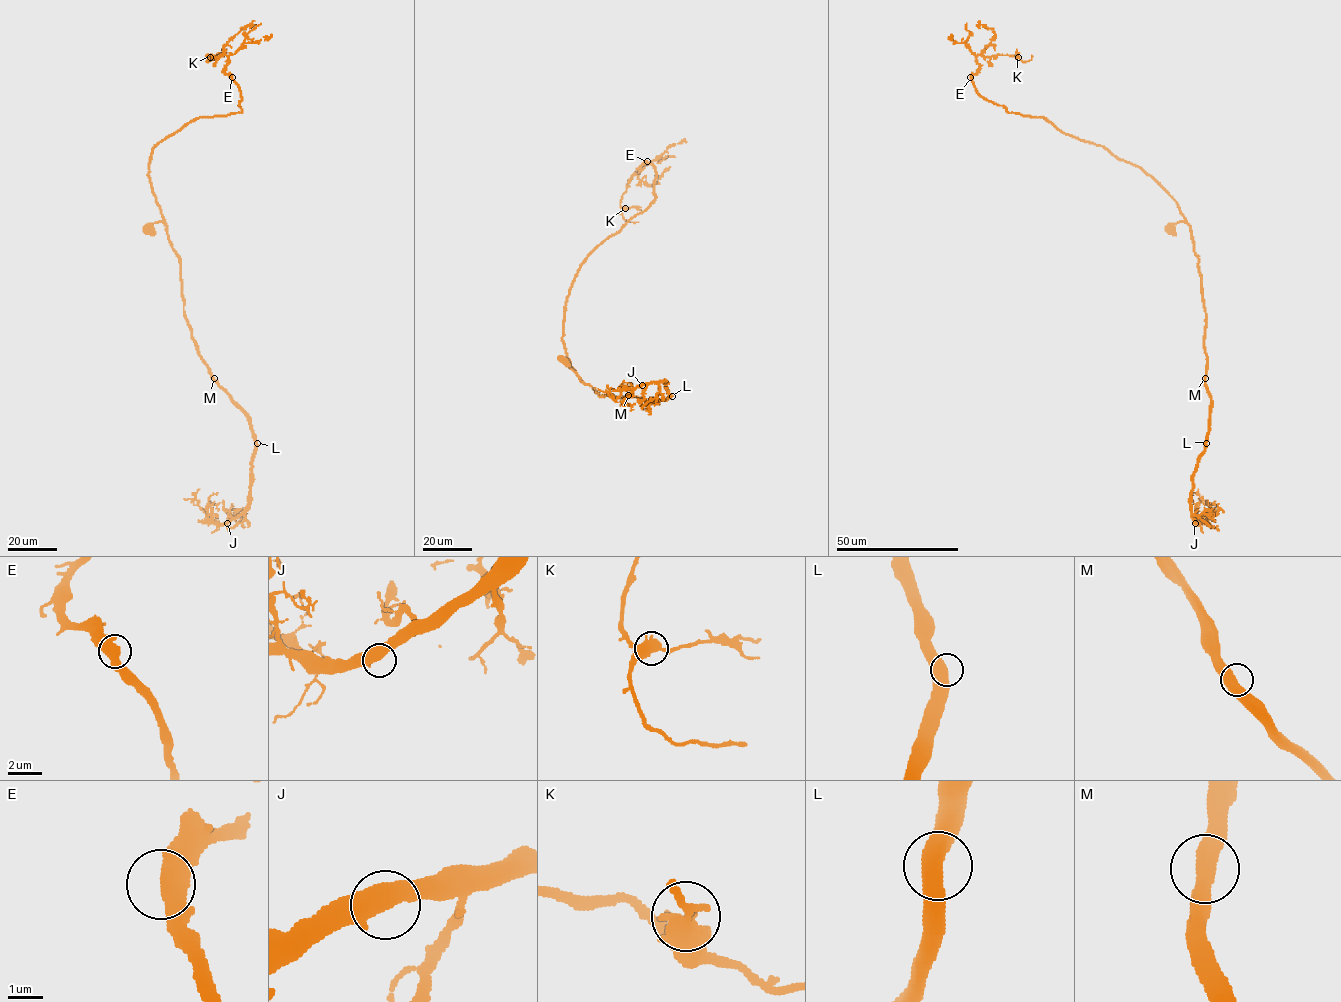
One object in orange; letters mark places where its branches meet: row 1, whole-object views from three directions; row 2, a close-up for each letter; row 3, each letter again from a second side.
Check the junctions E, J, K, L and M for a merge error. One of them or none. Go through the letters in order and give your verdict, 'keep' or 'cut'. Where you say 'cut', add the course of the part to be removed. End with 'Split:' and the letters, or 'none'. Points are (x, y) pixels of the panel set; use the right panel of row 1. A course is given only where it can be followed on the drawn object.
E: keep
J: keep
K: keep
L: keep
M: keep
Split: none

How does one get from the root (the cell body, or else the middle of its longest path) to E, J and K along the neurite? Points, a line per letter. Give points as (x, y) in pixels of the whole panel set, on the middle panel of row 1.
E: (564, 361), (579, 376), (562, 340), (565, 305), (575, 275), (598, 245), (655, 198), (656, 170), (647, 161)
J: (564, 361), (599, 396), (635, 396), (645, 401), (664, 400), (670, 396), (663, 381), (642, 385)
K: (564, 361), (579, 376), (562, 340), (575, 275), (655, 198), (651, 164), (628, 182), (625, 208)

